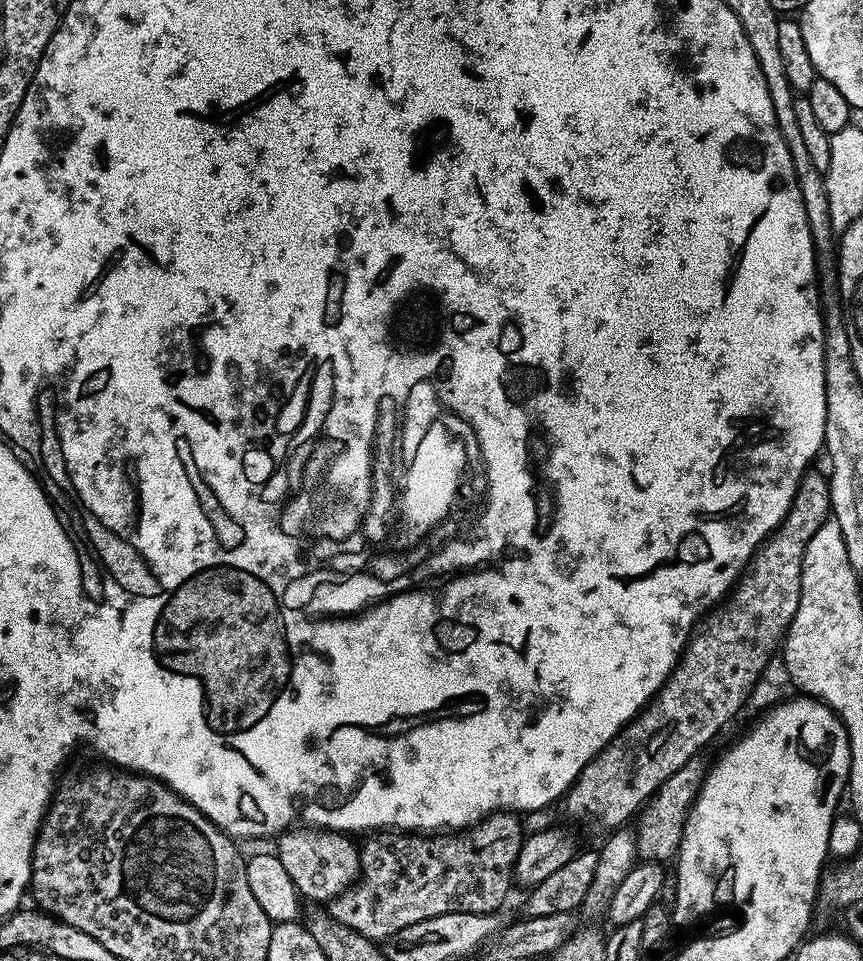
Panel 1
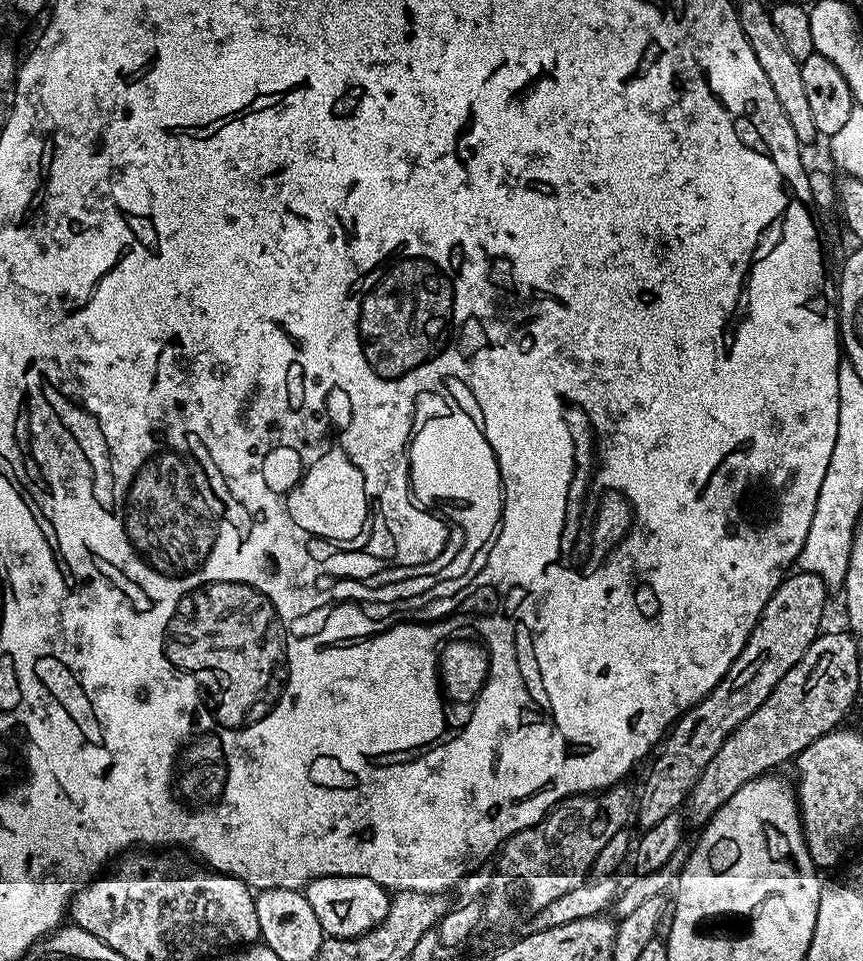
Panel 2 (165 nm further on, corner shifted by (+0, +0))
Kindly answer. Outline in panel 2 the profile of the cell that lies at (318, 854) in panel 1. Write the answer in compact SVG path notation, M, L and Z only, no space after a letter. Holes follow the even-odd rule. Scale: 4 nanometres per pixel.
M322 876L318 880L308 881L303 889L304 897L310 902L318 922L322 926L325 937L333 936L343 940L353 940L362 934L369 932L371 928L377 928L386 918L390 910L390 892L378 882L374 882L369 876Z

